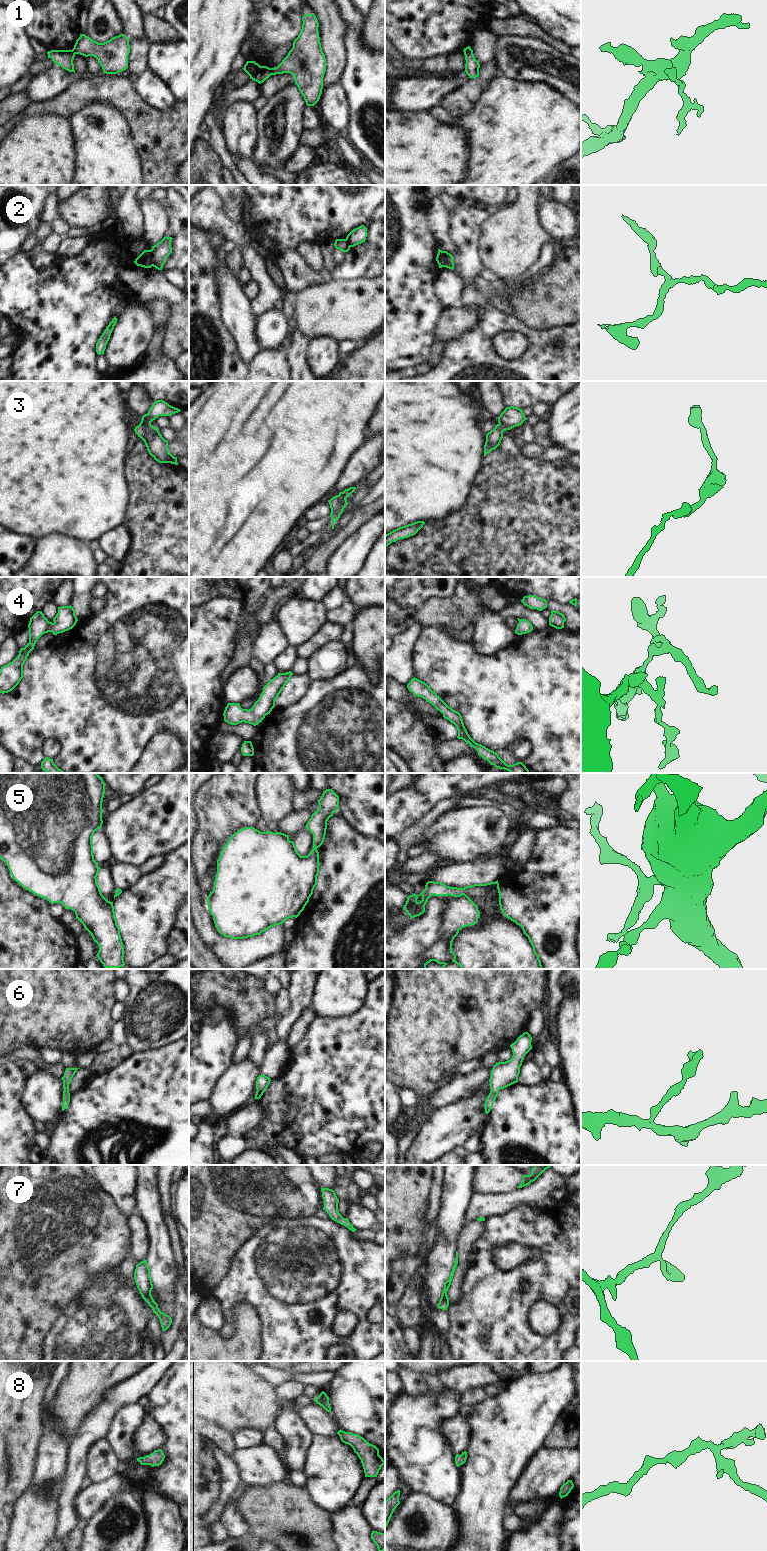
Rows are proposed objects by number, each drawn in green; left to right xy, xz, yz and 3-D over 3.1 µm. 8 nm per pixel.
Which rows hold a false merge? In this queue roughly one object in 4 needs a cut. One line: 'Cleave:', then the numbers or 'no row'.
Cleave: 1, 2

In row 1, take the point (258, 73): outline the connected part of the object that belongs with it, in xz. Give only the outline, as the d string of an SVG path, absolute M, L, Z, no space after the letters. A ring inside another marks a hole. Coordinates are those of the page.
M247 61L243 70L250 76L250 79L263 83L271 76L271 70L267 66L260 66L255 61Z

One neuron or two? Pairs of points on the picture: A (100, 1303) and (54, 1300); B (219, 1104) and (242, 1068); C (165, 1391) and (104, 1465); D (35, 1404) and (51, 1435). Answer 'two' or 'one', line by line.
A: two
B: one
C: two
D: two

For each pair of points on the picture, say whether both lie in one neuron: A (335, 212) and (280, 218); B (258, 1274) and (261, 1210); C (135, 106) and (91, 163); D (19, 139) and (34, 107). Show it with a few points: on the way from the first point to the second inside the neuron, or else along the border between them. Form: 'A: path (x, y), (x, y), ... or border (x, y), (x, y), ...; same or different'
A: path (323, 216), (294, 216); same
B: border (281, 1218), (268, 1222), (243, 1245); different
C: border (108, 103), (115, 106), (124, 116), (134, 141); different
D: border (53, 112), (38, 112), (24, 116), (11, 129); different

